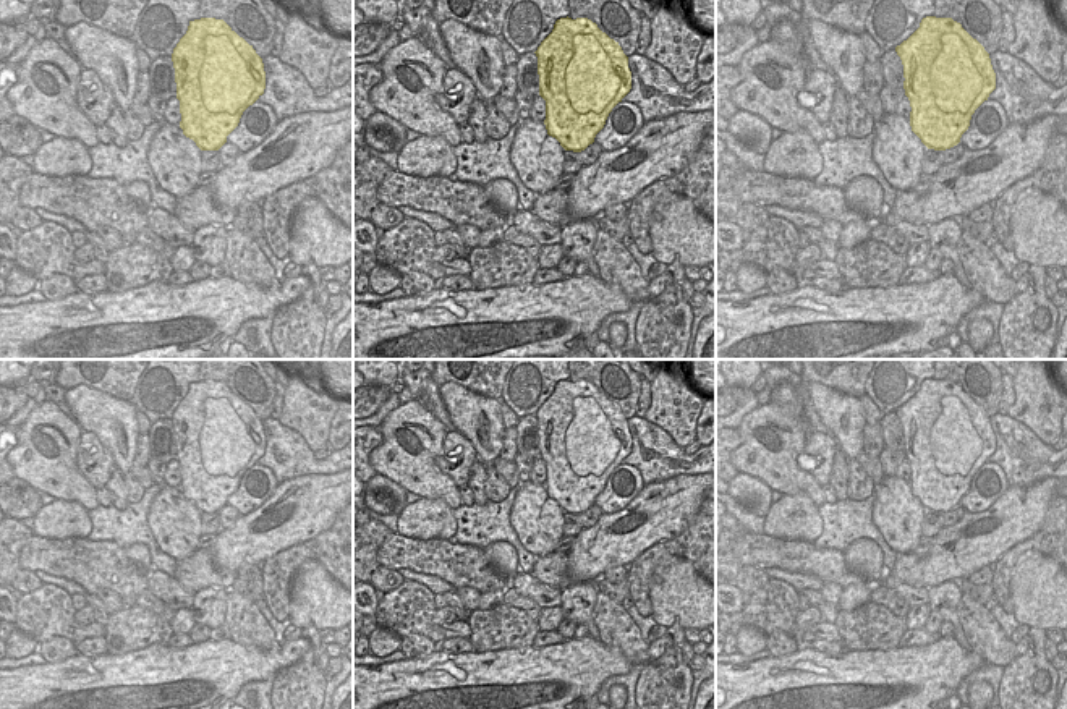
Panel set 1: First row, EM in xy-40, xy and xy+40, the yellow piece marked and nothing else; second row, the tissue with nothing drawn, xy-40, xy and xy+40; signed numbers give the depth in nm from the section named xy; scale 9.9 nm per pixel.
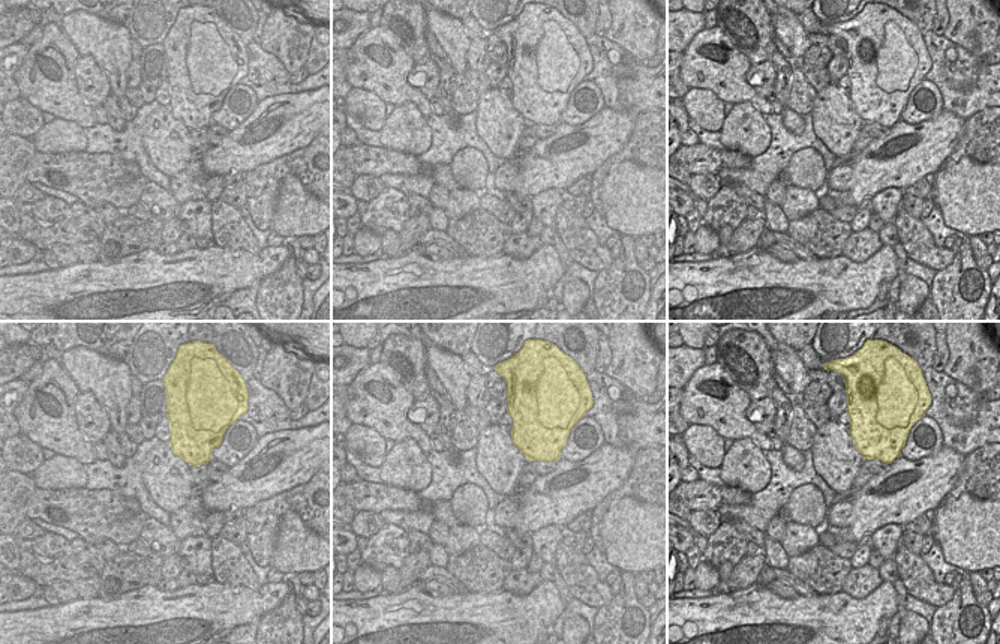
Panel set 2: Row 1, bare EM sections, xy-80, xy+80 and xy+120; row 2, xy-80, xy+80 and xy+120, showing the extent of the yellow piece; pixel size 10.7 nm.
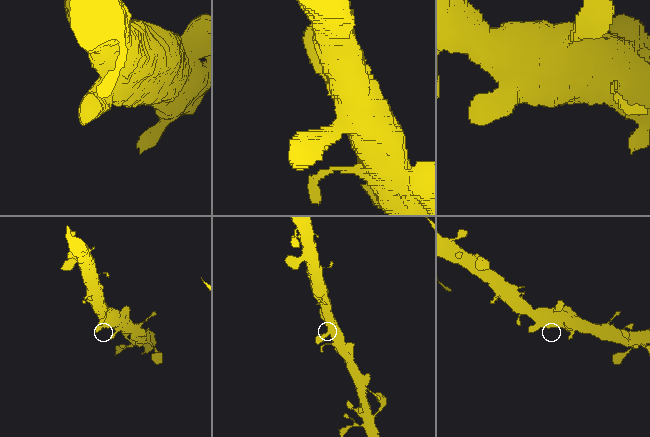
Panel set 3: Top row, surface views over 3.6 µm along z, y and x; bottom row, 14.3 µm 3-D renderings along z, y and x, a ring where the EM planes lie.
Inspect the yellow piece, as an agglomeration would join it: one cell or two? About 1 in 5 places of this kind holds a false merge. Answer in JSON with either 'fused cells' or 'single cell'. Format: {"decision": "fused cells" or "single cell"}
{"decision": "single cell"}

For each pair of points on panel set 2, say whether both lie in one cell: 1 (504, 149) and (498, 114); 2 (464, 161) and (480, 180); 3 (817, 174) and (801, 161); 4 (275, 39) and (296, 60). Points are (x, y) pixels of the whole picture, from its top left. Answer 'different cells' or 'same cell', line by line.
1: same cell
2: same cell
3: same cell
4: same cell

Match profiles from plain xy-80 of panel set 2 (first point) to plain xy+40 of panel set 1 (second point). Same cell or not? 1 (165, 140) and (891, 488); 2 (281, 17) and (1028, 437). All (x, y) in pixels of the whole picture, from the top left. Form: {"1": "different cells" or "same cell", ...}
{"1": "same cell", "2": "different cells"}

